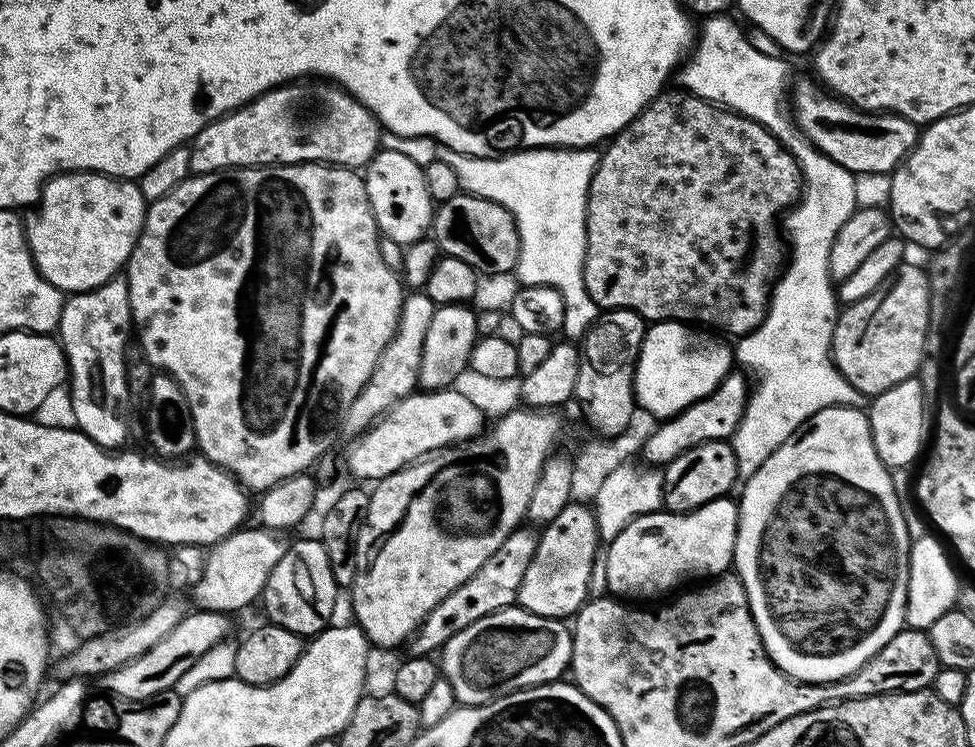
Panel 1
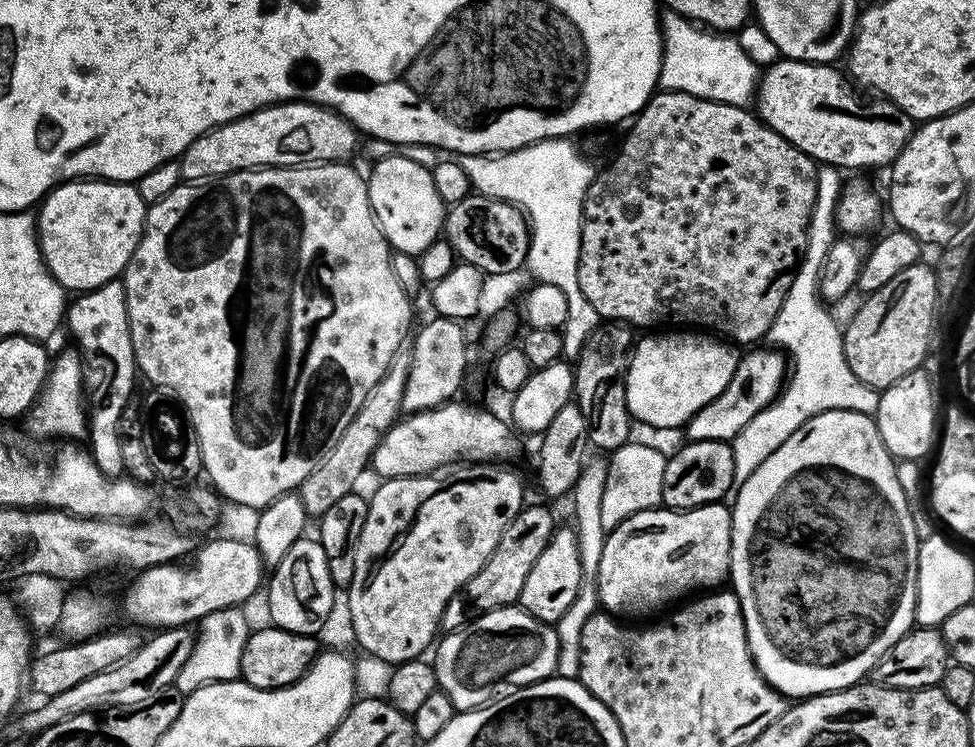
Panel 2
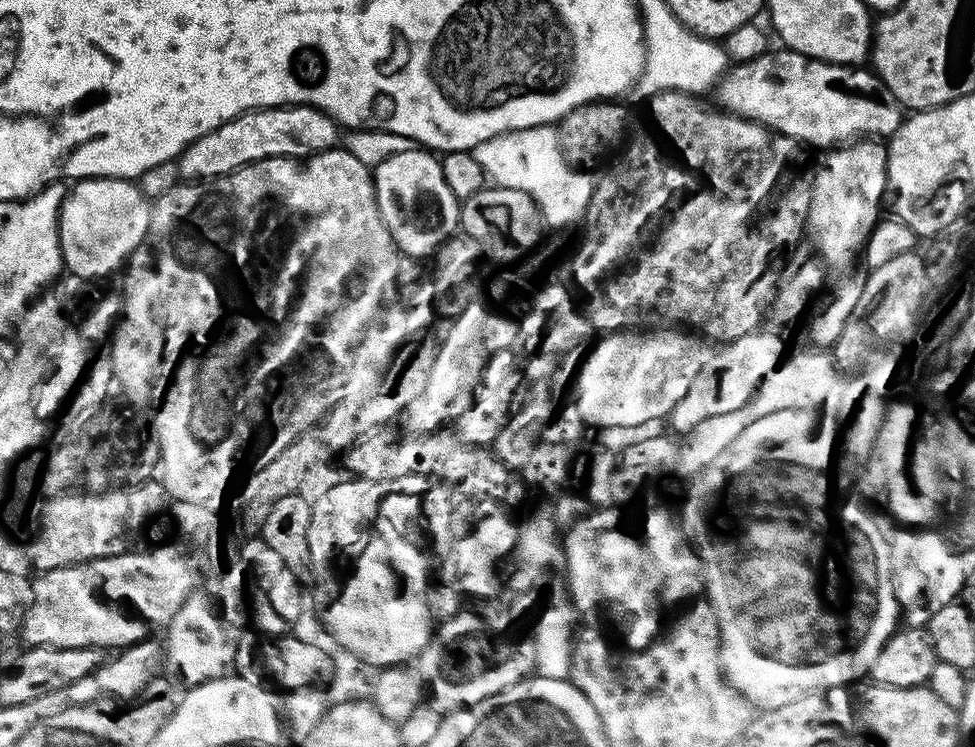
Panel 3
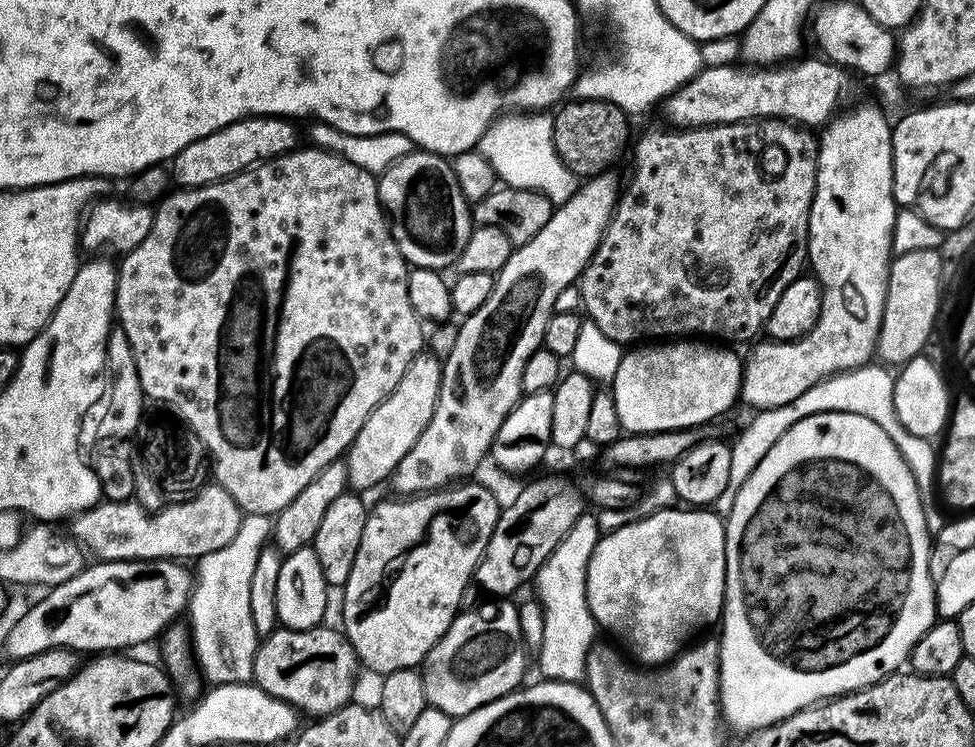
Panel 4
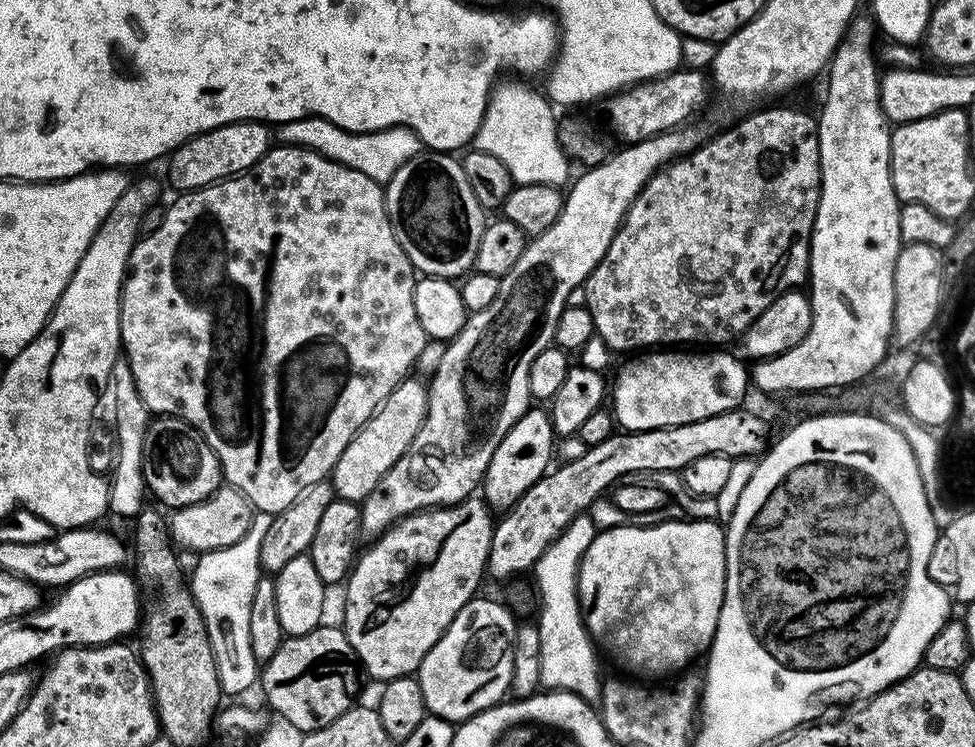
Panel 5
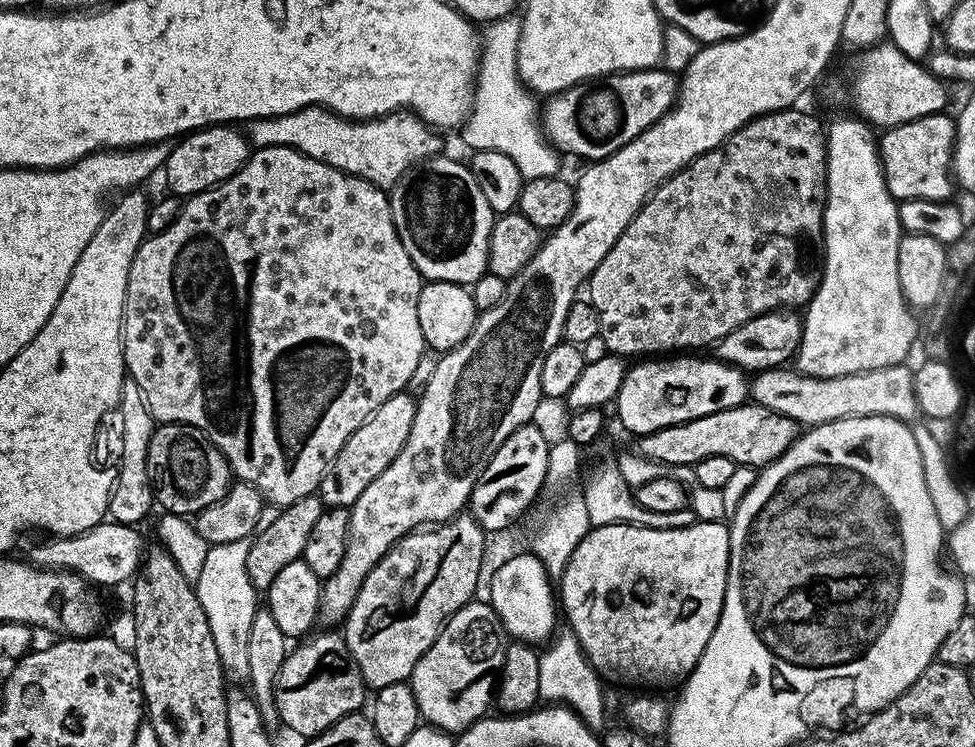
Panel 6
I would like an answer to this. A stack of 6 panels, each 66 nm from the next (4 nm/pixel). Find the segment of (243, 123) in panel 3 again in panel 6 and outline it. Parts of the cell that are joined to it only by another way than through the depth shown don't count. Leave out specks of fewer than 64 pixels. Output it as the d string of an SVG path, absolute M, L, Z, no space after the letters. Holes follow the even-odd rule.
M232 126L201 128L177 139L162 169L162 177L168 183L167 191L177 198L187 198L229 180L248 161L250 155L247 135L234 129Z

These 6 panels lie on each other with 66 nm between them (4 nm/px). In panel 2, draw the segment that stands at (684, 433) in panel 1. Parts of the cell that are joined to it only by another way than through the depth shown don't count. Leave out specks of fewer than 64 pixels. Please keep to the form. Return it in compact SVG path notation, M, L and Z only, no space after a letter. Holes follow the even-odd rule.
M756 346L751 350L745 351L748 353L743 353L743 355L740 356L738 366L734 370L734 378L730 378L726 390L722 390L722 394L718 394L718 398L714 398L706 406L702 406L702 410L698 410L688 419L686 436L689 441L726 440L731 442L735 440L736 435L750 422L750 418L754 418L754 414L761 412L762 409L772 403L772 401L780 395L782 385L786 380L785 353L780 350L773 350L771 347L768 347L769 349L760 347L764 346Z

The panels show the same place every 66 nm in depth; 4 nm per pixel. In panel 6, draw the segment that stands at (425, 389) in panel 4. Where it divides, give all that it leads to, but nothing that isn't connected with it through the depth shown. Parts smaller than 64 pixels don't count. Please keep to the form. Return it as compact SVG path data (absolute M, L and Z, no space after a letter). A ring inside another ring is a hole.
M403 392L392 395L346 440L346 445L335 456L318 489L325 507L350 508L359 494L394 460L409 437L416 413L415 397Z

